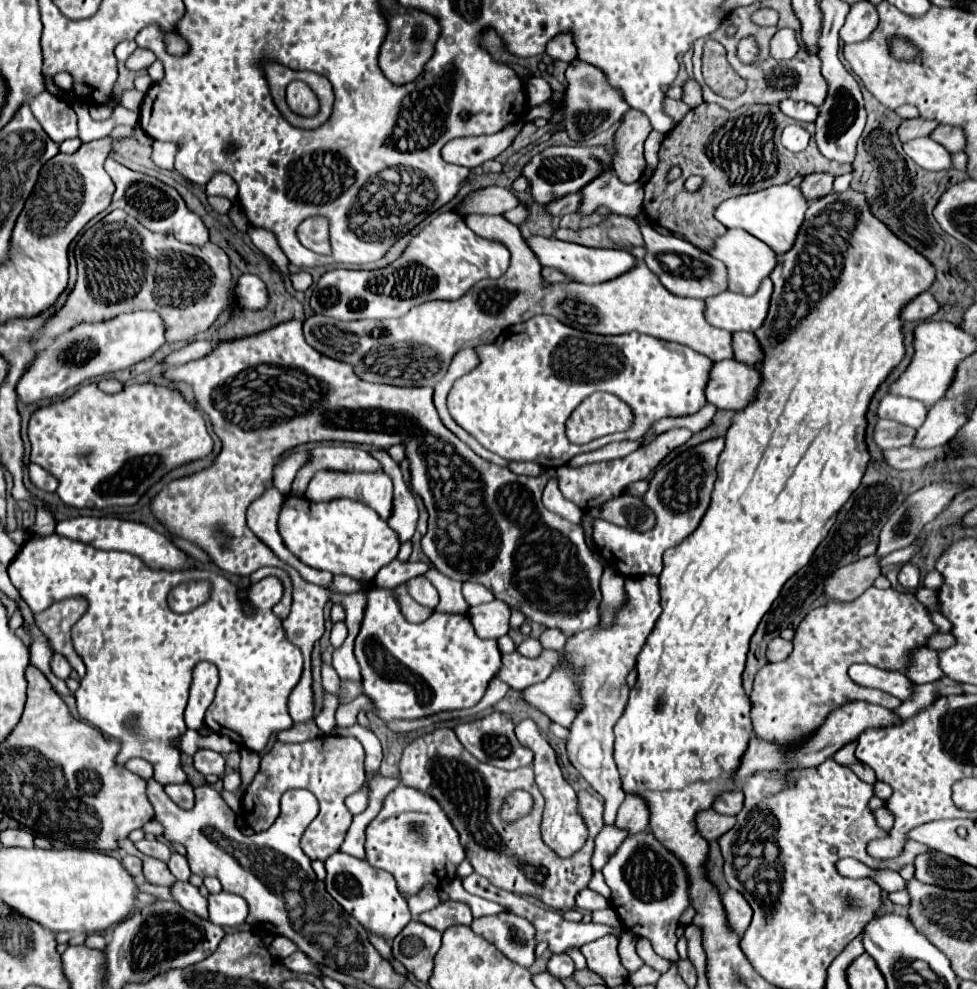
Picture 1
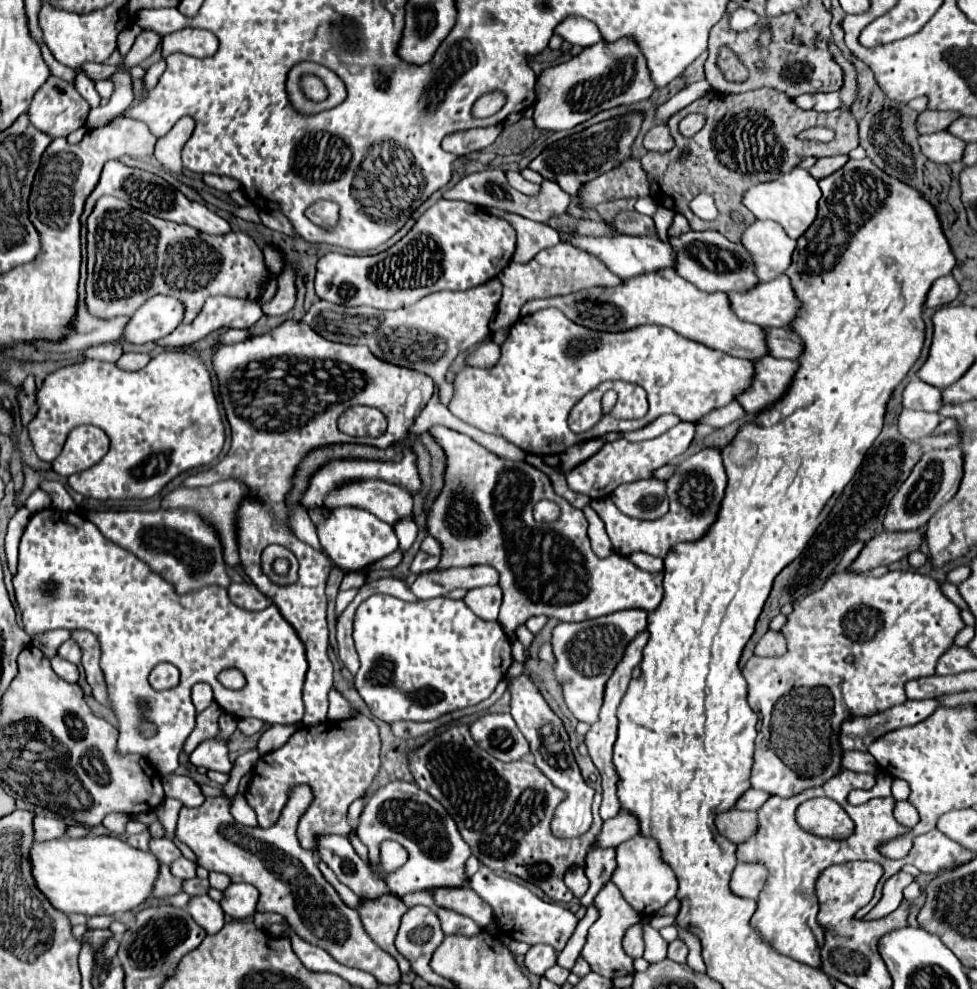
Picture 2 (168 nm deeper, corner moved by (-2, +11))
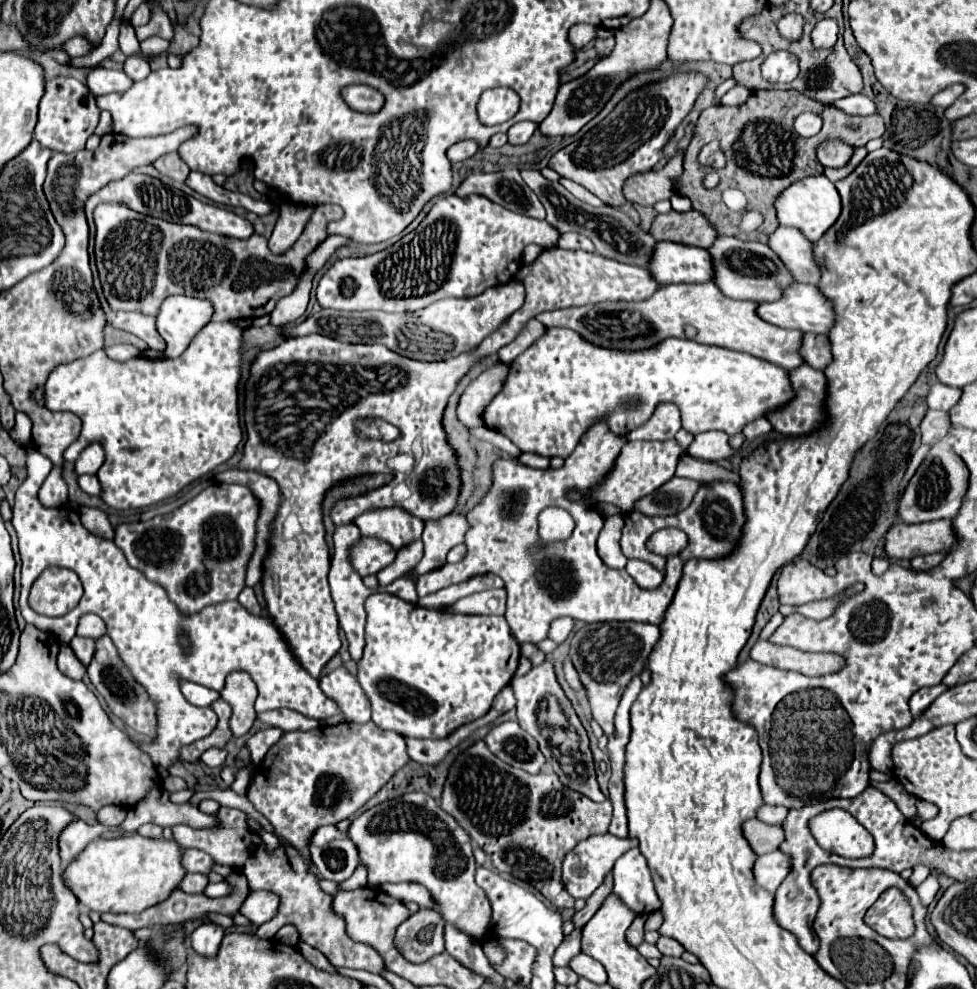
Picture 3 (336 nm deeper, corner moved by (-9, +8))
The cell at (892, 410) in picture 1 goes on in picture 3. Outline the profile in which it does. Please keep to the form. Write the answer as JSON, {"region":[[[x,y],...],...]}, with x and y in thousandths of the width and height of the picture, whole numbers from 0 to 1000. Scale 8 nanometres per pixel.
{"region":[[[959,386],[959,388],[955,388],[953,394],[949,396],[947,406],[949,406],[949,413],[969,417],[969,415],[973,415],[973,413],[980,408],[982,402],[984,402],[984,394],[982,394],[982,392],[971,392],[971,390]]]}

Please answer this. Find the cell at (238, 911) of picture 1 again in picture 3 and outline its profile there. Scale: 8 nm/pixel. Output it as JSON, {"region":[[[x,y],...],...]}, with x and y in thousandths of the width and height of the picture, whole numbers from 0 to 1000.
{"region":[[[263,900],[263,902],[255,902],[255,906],[251,908],[249,916],[245,918],[245,922],[259,934],[267,936],[269,932],[277,930],[284,922],[284,906],[279,902],[271,902],[271,900]]]}

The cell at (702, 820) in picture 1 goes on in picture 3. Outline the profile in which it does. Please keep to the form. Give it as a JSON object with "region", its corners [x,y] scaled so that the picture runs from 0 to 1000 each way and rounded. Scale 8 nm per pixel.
{"region":[[[775,827],[760,831],[760,845],[765,847],[769,859],[775,866],[795,859],[799,853],[799,847],[803,847],[799,835],[789,835],[789,833],[783,833]]]}

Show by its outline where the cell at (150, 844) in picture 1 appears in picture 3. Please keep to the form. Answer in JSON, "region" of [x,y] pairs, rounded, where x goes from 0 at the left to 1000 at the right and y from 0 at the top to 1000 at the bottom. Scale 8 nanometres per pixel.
{"region":[[[189,857],[187,861],[187,878],[191,882],[208,882],[214,884],[216,876],[218,876],[218,868],[206,859],[198,859],[198,857]]]}

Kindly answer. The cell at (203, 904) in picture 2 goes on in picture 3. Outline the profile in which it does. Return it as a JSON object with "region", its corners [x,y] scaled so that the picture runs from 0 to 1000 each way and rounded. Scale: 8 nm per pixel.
{"region":[[[208,932],[202,936],[202,940],[195,944],[195,957],[202,965],[208,967],[220,967],[224,961],[224,954],[230,946],[230,938],[222,936],[218,932]]]}

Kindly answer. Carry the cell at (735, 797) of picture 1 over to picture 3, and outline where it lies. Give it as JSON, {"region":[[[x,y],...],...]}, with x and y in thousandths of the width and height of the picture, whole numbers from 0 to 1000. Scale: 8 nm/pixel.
{"region":[[[781,813],[777,819],[775,819],[775,827],[785,831],[785,833],[799,833],[806,825],[806,817],[803,815],[787,815],[787,813]]]}

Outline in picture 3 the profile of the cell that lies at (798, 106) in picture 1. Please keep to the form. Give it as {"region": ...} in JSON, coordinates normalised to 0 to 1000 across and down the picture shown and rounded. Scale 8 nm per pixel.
{"region":[[[873,95],[873,97],[865,97],[857,103],[853,103],[853,107],[861,113],[867,115],[879,115],[879,117],[887,117],[896,113],[896,105],[885,97],[885,95]]]}

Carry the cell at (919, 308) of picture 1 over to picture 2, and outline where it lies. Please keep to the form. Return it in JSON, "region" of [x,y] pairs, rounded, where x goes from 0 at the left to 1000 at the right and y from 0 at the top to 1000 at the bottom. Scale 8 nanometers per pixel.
{"region":[[[968,278],[968,280],[962,280],[956,284],[952,296],[950,296],[950,302],[946,306],[946,310],[964,310],[972,304],[979,302],[979,298],[983,296],[983,288],[976,284],[974,278]]]}

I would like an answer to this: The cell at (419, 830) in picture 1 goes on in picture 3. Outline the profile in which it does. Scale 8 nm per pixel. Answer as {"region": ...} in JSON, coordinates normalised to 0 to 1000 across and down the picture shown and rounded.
{"region":[[[417,801],[408,807],[394,809],[378,819],[374,819],[369,825],[365,825],[359,835],[357,835],[357,847],[365,853],[369,872],[378,878],[378,894],[380,896],[390,896],[396,892],[429,892],[439,902],[443,902],[443,908],[447,914],[451,914],[449,922],[451,926],[468,934],[474,942],[480,942],[480,946],[488,948],[490,952],[498,950],[501,944],[505,942],[505,932],[503,932],[503,914],[492,898],[486,894],[486,868],[482,859],[482,847],[480,843],[466,831],[462,823],[458,823],[439,803],[435,801]]]}

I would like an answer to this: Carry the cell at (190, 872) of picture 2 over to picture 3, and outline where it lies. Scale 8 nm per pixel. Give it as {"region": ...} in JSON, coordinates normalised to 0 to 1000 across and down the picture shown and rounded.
{"region":[[[189,884],[189,888],[185,890],[183,898],[187,898],[193,904],[206,904],[212,896],[212,886],[210,884]]]}

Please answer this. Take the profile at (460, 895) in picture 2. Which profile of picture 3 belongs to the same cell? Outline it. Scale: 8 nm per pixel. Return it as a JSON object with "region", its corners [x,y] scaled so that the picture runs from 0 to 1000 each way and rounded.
{"region":[[[394,894],[390,896],[398,906],[410,910],[410,912],[427,912],[431,918],[447,918],[447,912],[443,910],[441,902],[431,894]]]}

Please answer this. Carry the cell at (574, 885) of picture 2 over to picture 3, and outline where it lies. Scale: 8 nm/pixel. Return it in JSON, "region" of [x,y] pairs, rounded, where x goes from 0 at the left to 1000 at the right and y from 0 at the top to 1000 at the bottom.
{"region":[[[613,843],[613,845],[605,845],[601,849],[595,849],[595,853],[591,853],[576,870],[576,894],[580,898],[580,902],[586,908],[597,908],[601,910],[617,892],[617,888],[627,880],[629,870],[640,863],[642,859],[646,859],[648,855],[652,855],[654,849],[648,847],[634,847],[627,843]]]}

